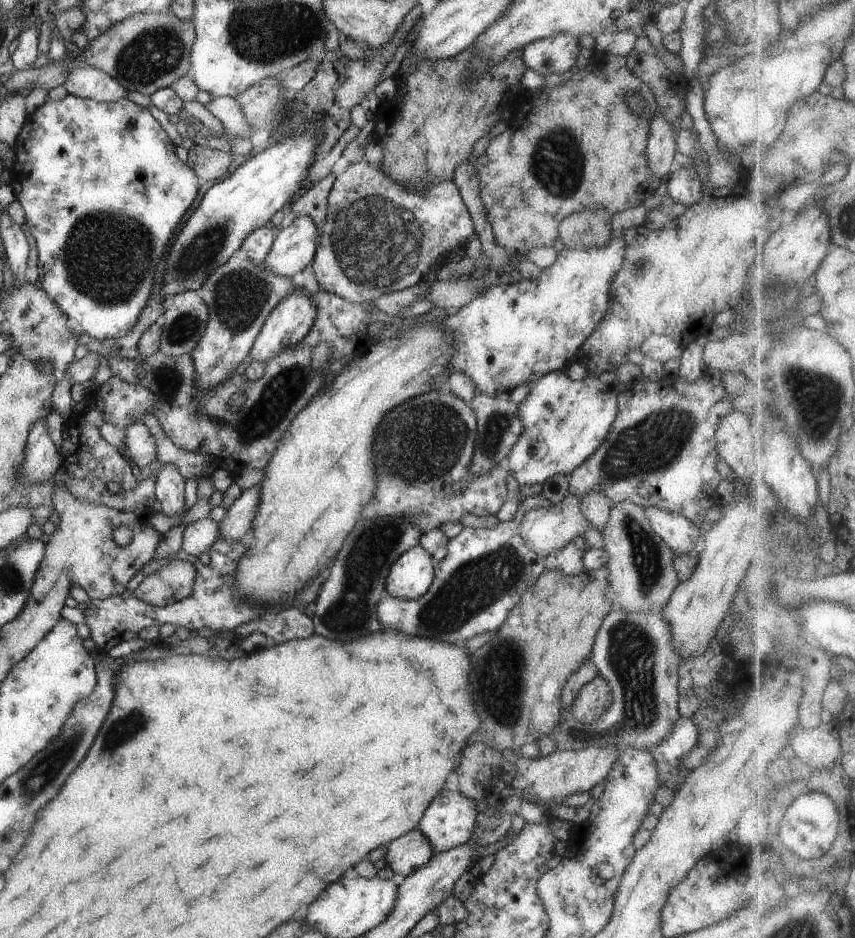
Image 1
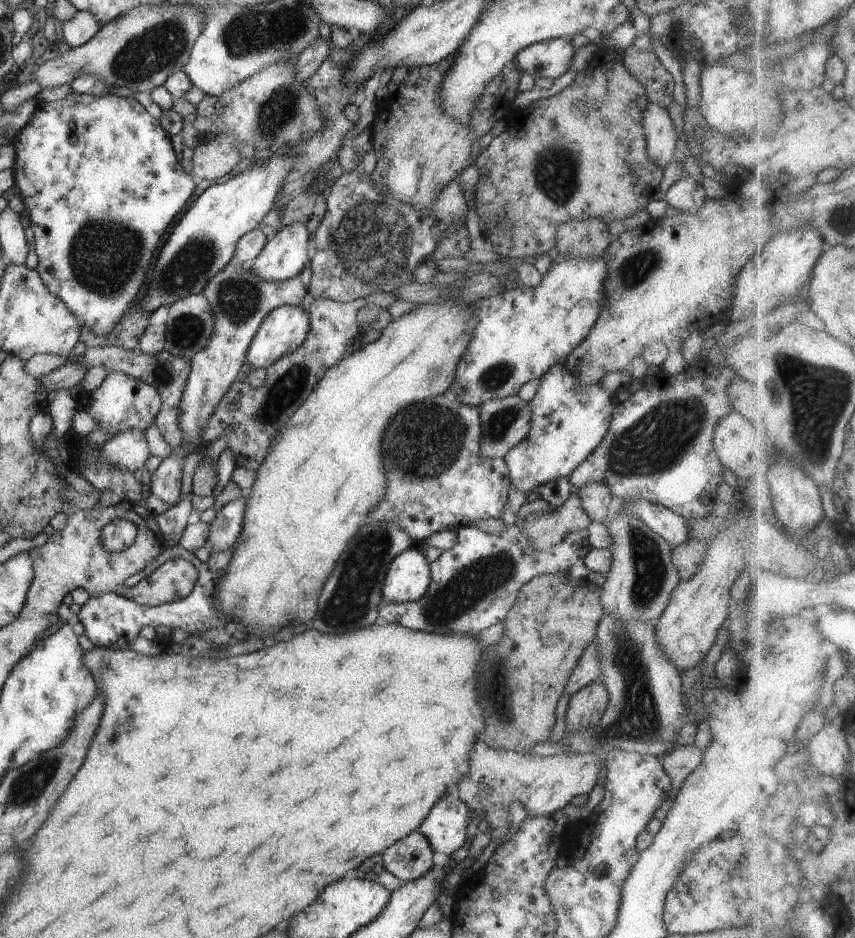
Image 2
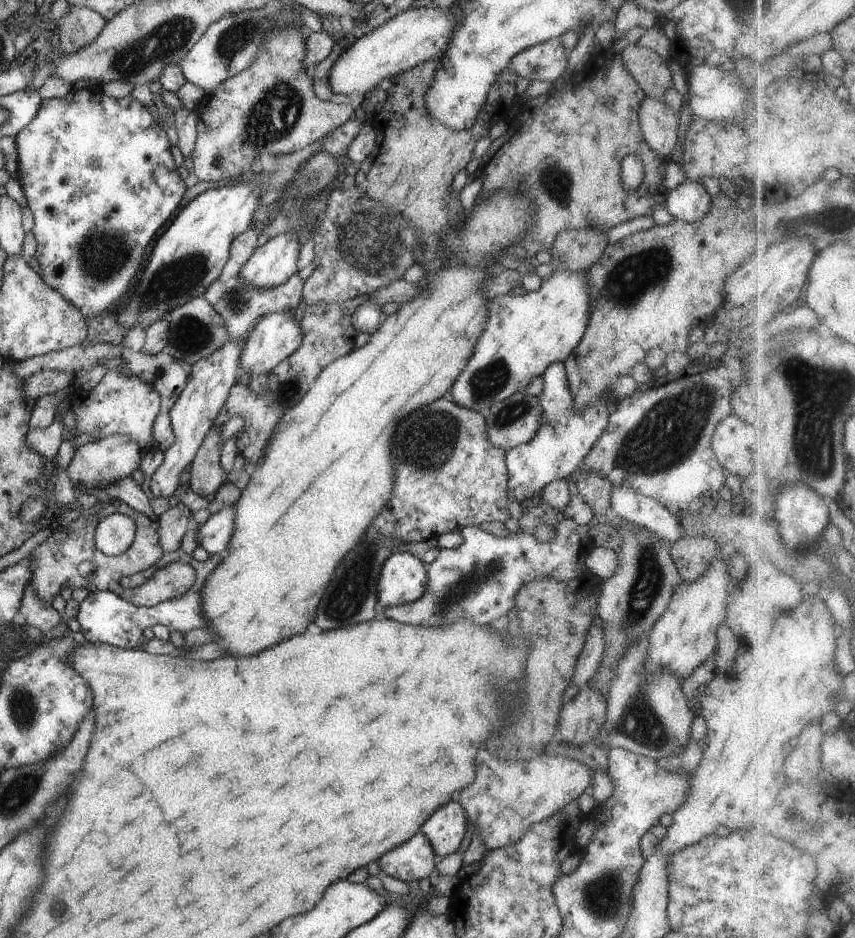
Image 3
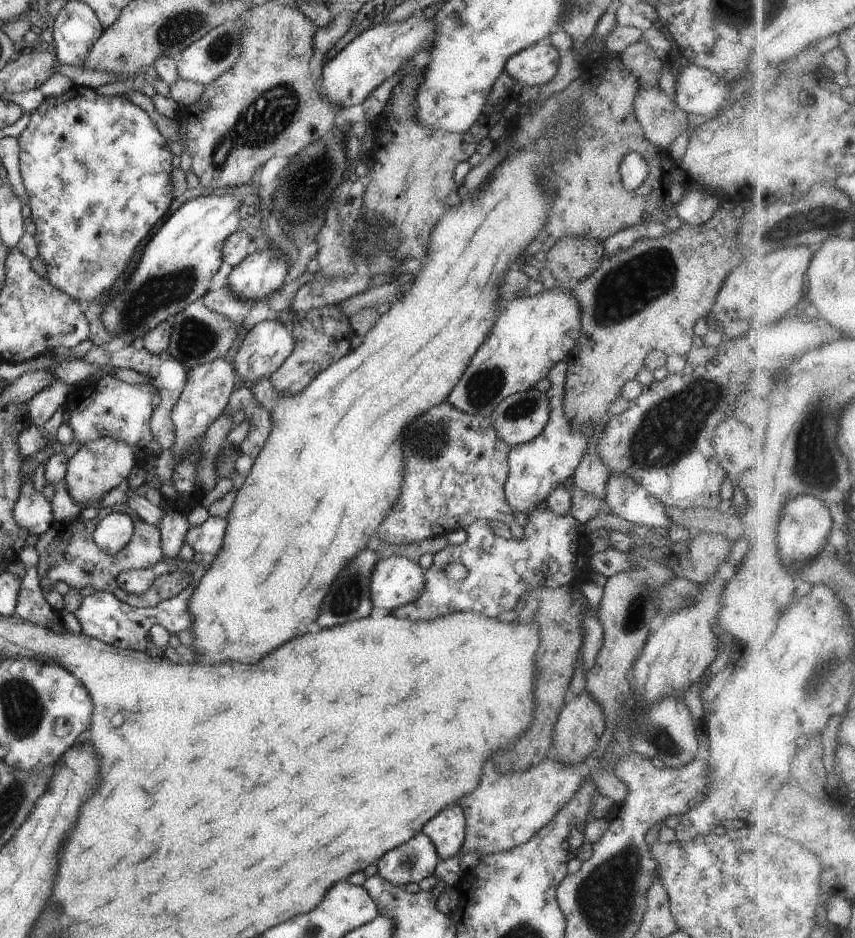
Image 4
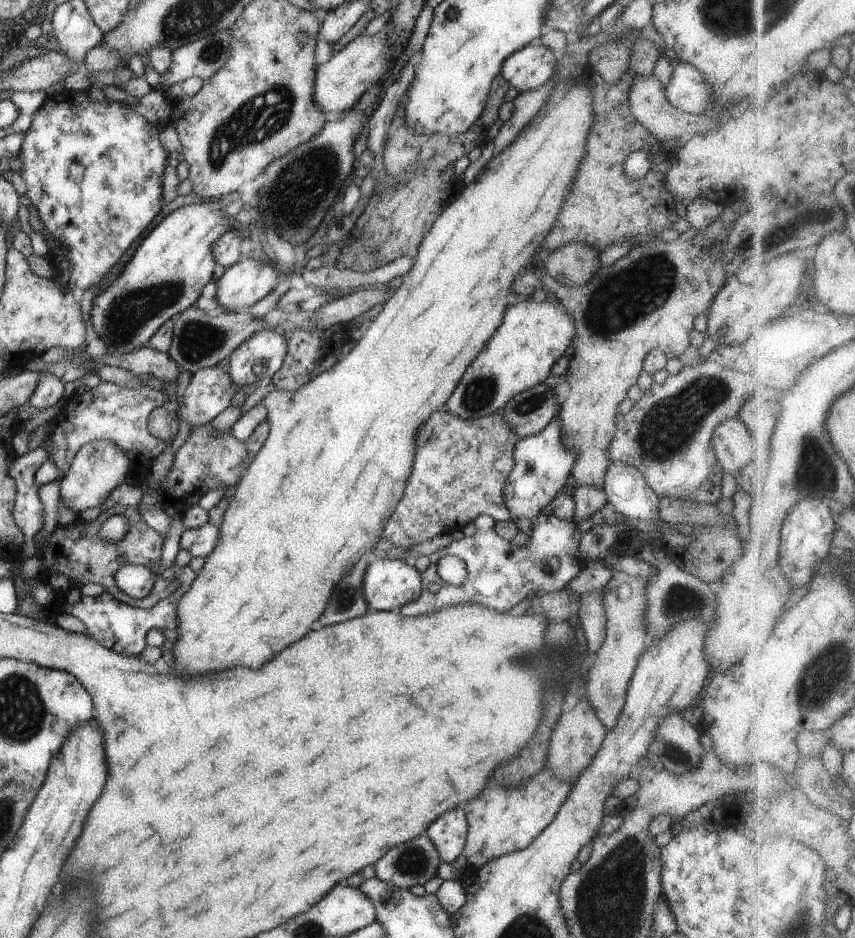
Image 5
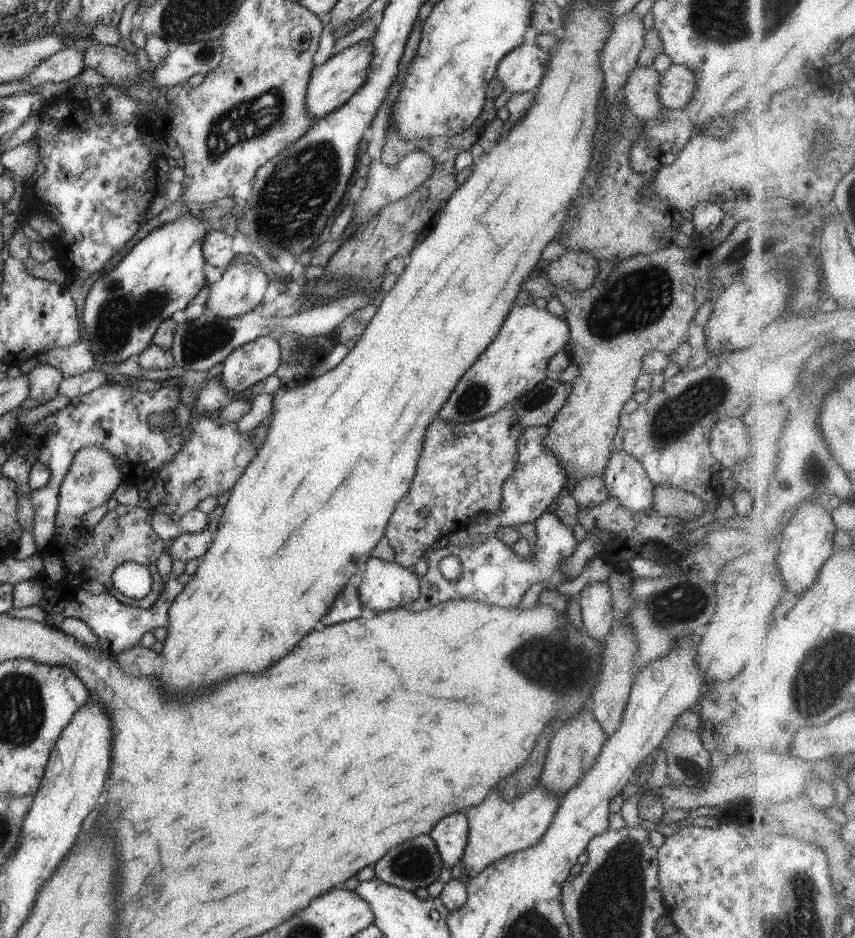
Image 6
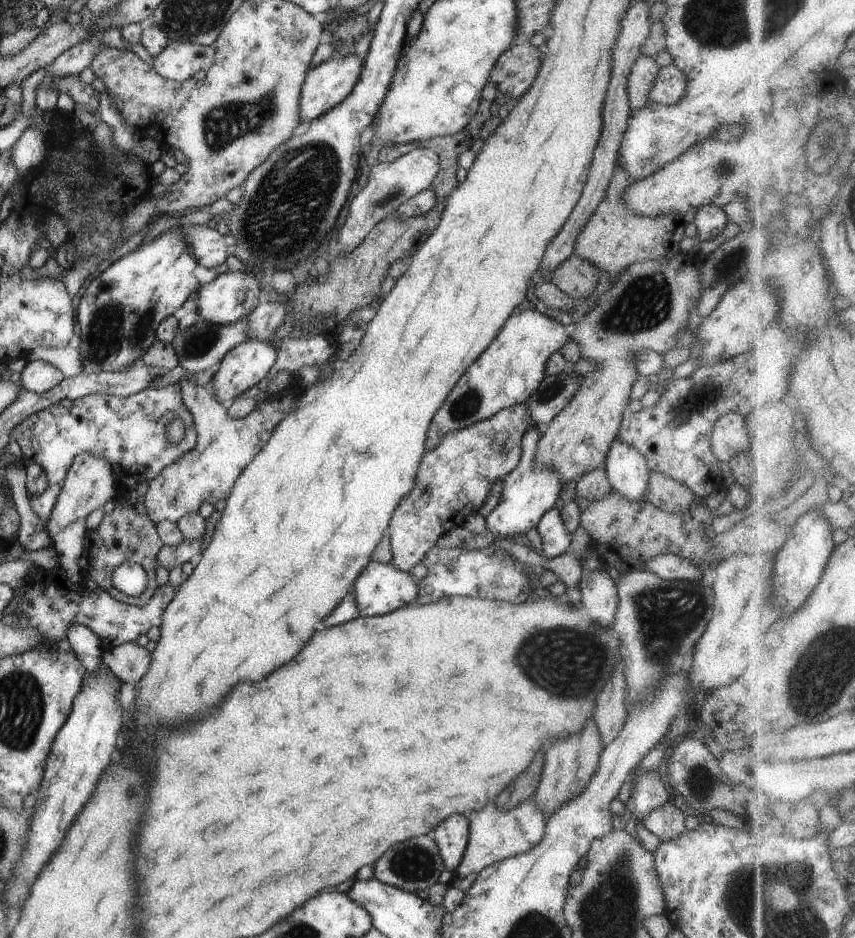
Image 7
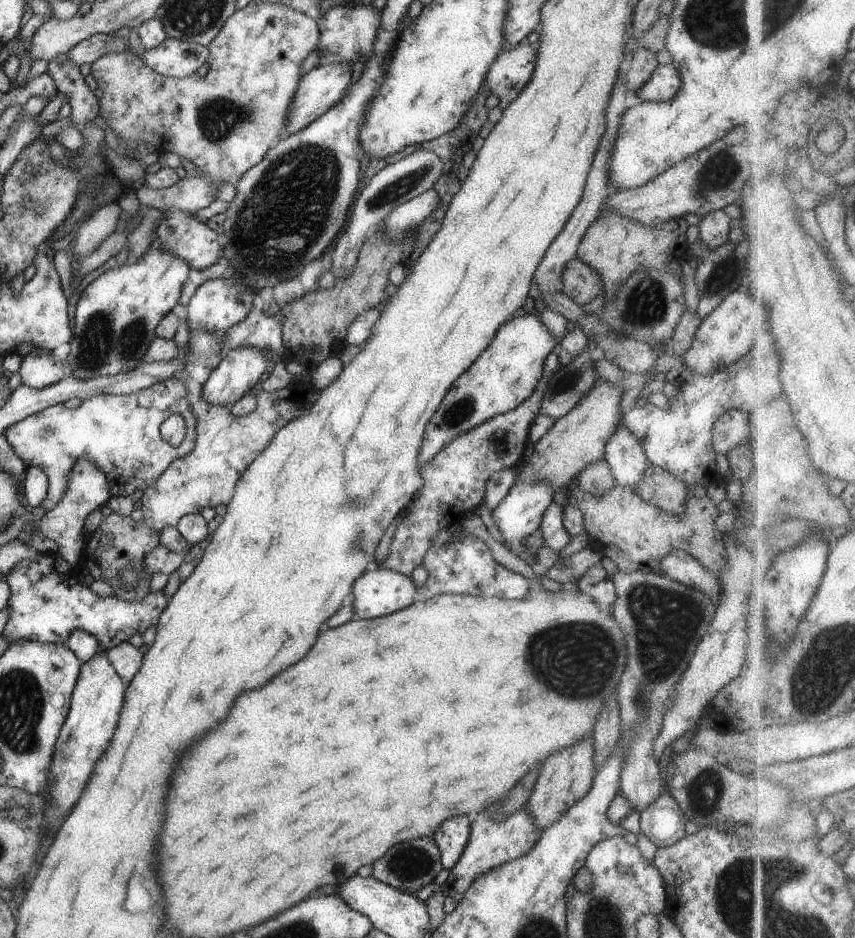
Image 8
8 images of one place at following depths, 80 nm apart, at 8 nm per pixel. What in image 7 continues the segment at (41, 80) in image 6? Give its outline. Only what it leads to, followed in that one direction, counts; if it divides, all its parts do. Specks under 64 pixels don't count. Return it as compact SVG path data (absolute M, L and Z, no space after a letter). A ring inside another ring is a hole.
M92 35L90 40L83 40L76 43L72 48L62 52L54 62L50 62L44 69L46 71L46 79L56 78L56 76L76 76L79 75L84 68L90 66L94 54L98 54L98 50L104 44Z

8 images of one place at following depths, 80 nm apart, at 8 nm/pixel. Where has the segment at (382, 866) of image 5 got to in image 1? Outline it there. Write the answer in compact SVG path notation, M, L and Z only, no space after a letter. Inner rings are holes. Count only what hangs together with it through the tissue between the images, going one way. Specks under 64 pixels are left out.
M416 828L393 840L386 848L384 860L398 879L414 874L426 866L433 857L433 848L428 839Z

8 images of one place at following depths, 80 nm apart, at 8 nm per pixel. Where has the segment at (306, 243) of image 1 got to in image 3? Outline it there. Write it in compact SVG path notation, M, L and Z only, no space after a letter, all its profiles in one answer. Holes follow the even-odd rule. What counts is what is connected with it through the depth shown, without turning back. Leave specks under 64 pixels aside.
M280 234L256 249L250 260L240 268L237 278L242 278L254 288L281 286L297 275L301 248L298 234Z

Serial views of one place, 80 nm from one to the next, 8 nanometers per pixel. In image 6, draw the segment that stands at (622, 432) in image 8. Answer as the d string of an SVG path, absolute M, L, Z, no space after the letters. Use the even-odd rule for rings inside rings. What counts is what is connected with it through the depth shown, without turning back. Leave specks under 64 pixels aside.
M613 451L602 478L609 497L618 500L622 508L630 512L652 509L654 484L634 456Z

